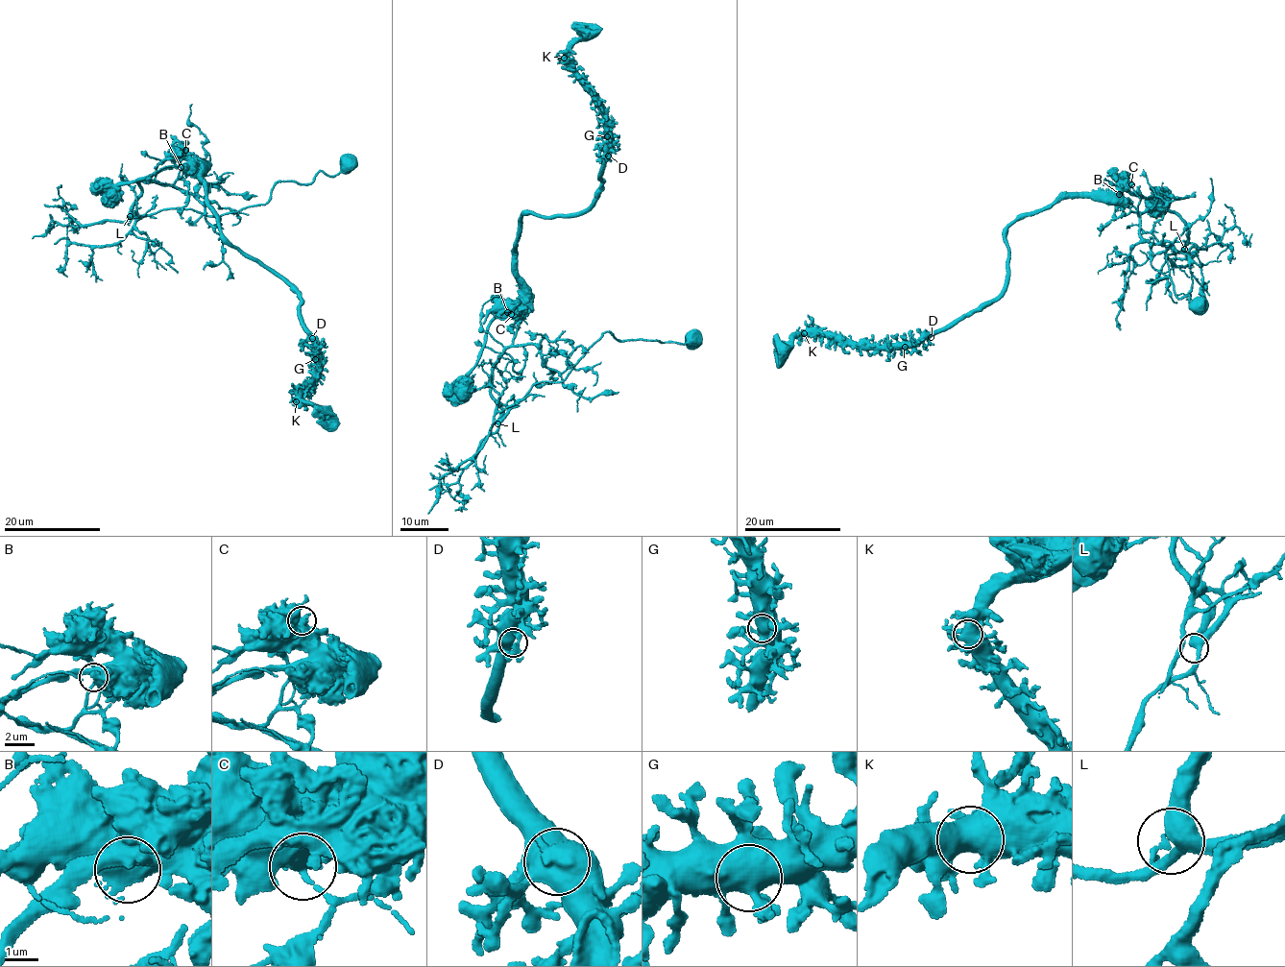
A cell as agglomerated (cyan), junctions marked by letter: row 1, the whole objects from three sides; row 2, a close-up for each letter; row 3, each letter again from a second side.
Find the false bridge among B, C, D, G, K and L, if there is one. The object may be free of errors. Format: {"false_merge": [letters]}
{"false_merge": ["C"]}

